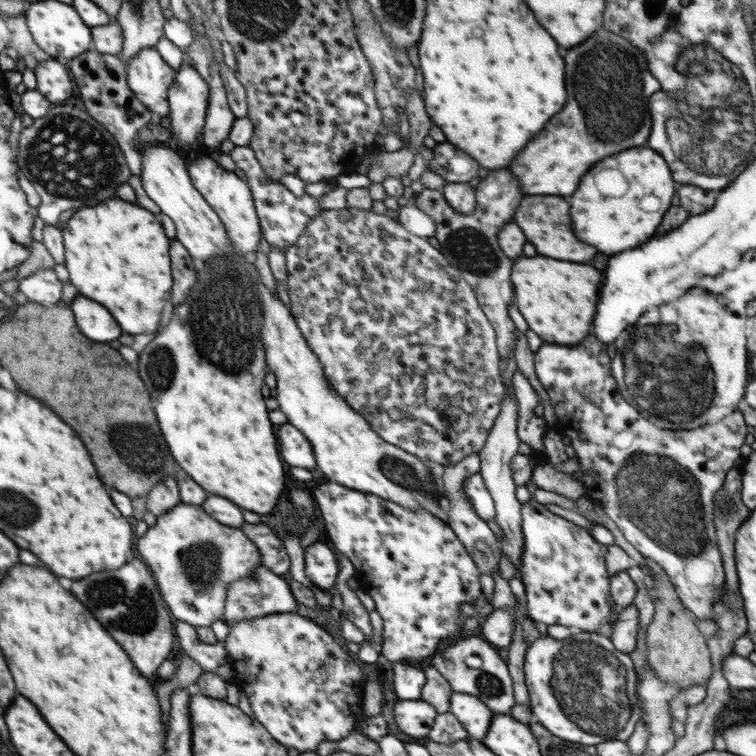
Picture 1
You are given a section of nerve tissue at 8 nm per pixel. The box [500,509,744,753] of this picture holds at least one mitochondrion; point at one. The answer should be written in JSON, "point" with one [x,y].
{"point":[593,683]}

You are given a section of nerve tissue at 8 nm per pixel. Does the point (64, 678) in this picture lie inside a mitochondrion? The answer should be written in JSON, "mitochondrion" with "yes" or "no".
{"mitochondrion":"no"}

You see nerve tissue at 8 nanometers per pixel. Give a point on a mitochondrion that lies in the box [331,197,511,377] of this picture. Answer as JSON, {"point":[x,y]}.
{"point":[467,246]}

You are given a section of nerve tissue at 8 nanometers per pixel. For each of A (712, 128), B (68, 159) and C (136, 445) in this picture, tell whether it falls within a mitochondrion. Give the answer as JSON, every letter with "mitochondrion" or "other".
{"A":"mitochondrion","B":"mitochondrion","C":"mitochondrion"}

